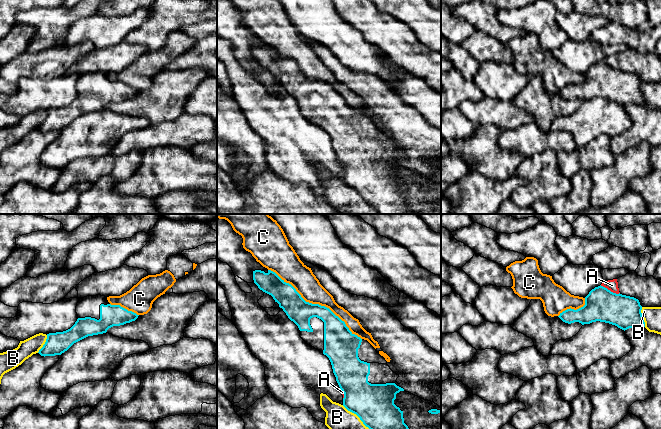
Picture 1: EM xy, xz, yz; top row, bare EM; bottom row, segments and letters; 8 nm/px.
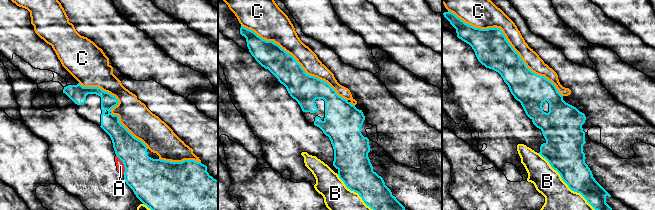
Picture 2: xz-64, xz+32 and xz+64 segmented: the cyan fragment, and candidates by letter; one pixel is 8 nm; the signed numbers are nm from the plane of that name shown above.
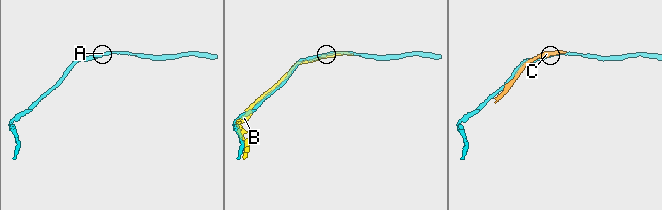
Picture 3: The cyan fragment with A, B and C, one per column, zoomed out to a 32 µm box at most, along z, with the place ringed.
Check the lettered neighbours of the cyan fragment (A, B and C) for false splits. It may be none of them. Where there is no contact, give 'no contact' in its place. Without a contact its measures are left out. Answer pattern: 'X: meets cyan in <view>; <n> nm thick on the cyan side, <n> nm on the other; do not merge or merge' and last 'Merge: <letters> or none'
A: meets cyan in yz; 260 nm thick on the cyan side, 90 nm on the other; do not merge
B: meets cyan in xz; 320 nm thick on the cyan side, 190 nm on the other; do not merge
C: meets cyan in xz; 200 nm thick on the cyan side, 200 nm on the other; do not merge
Merge: none

